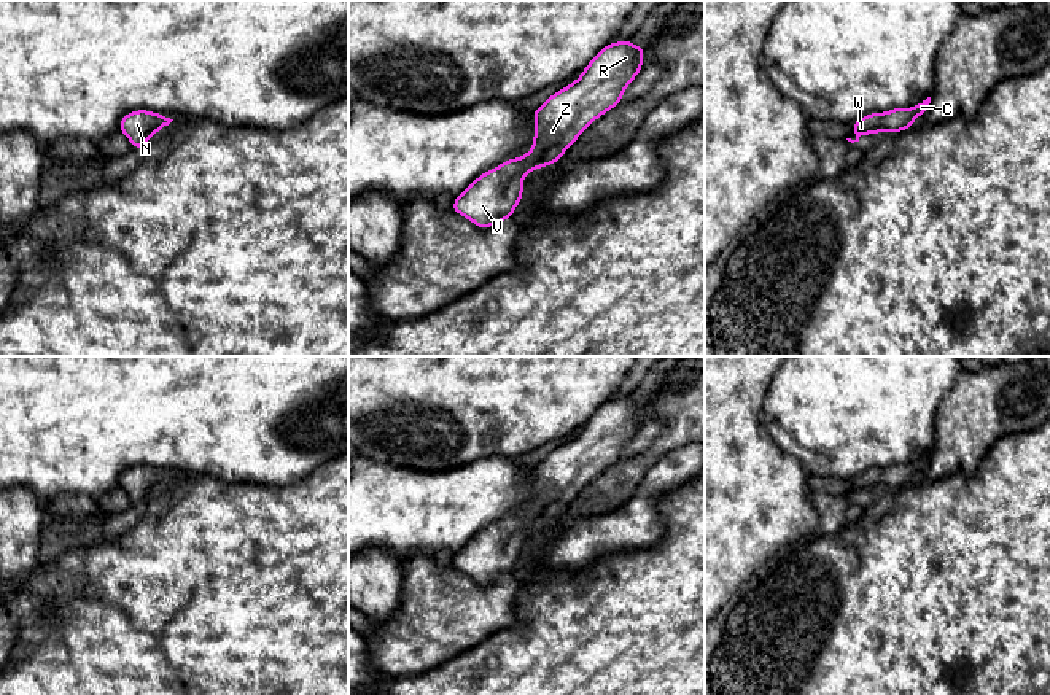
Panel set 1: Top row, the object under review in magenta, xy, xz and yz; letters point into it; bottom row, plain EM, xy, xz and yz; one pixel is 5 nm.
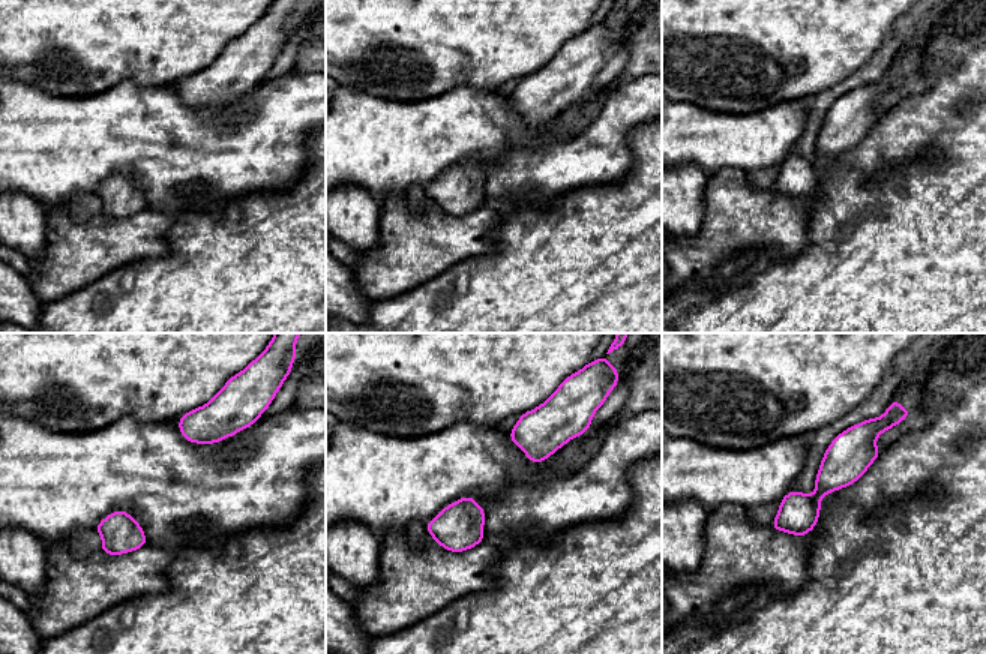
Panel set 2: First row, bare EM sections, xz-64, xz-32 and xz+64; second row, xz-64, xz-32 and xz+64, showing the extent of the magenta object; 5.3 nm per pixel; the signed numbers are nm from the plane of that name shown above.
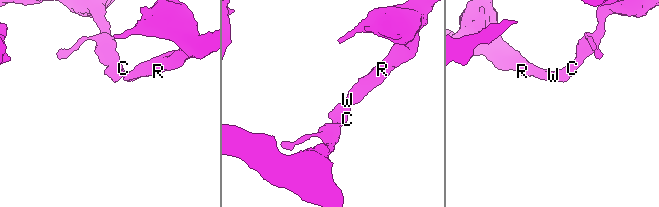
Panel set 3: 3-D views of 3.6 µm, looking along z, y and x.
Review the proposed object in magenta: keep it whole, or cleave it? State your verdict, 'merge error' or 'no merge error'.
no merge error

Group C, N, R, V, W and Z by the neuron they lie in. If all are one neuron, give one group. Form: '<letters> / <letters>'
C N R V W Z

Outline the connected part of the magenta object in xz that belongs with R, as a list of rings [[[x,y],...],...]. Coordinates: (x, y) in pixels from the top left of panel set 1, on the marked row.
[[[608,43],[576,81],[533,111],[531,149],[479,175],[453,200],[452,210],[480,229],[509,219],[522,200],[523,177],[557,164],[589,126],[622,103],[622,94],[643,68],[644,45]]]

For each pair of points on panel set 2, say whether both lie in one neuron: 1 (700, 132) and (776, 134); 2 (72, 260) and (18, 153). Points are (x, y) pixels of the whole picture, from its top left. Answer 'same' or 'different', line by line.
1: same
2: different

